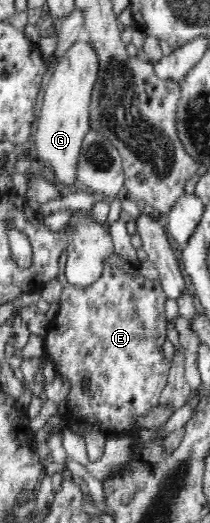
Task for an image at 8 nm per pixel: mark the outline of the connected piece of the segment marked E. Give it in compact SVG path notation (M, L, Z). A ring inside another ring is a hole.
M63 251L58 259L56 278L62 285L59 310L51 320L44 344L47 358L54 364L56 376L71 385L67 404L71 407L66 421L66 428L79 435L83 428L93 428L106 440L133 436L139 427L137 420L147 416L159 405L161 392L168 385L170 363L163 353L166 334L164 293L160 279L150 280L139 273L136 263L126 261L120 254L109 254L101 264L101 276L91 286L75 286L65 276L68 252ZM81 380L88 380L89 387L83 391Z

